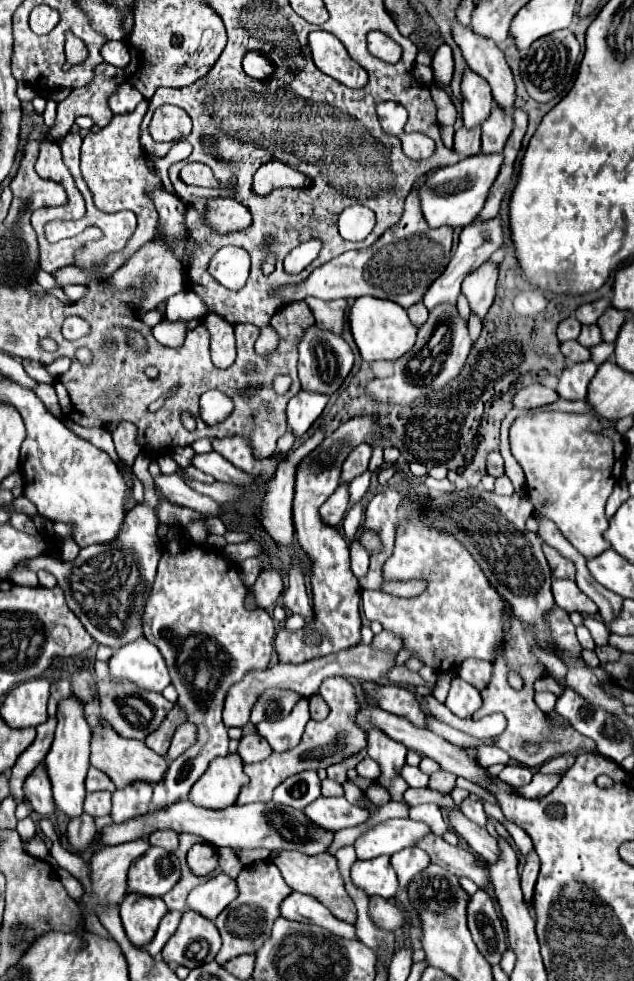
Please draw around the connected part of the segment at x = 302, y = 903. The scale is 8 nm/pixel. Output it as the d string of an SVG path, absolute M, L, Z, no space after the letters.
M291 892L283 902L281 902L281 916L295 920L295 922L305 922L305 924L317 924L321 928L329 928L337 936L345 938L355 938L355 926L347 924L343 920L337 920L321 902L307 894Z

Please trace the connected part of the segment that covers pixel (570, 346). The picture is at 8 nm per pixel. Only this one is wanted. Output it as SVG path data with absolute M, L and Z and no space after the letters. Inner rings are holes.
M569 340L561 344L561 352L569 362L585 362L591 358L589 350L585 346L581 346L577 340Z

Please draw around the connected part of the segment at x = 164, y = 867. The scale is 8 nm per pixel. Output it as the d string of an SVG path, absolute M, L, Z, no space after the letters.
M151 846L149 852L145 852L131 864L127 876L127 892L143 896L163 896L177 884L179 876L181 866L175 854Z

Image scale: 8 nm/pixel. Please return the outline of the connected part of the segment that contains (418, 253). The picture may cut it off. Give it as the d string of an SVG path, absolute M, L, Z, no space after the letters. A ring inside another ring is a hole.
M435 170L427 172L413 184L409 196L405 198L405 210L401 220L395 226L391 226L373 246L365 250L349 250L333 258L331 262L323 264L321 268L313 270L313 274L297 288L279 290L285 302L297 302L303 300L305 296L315 296L323 300L333 300L333 298L355 300L359 296L375 296L393 300L403 308L409 308L411 304L419 302L425 294L425 288L429 288L429 284L449 264L451 240L453 240L453 228L449 226L431 228L421 212L419 188L429 180L429 174L433 172Z

